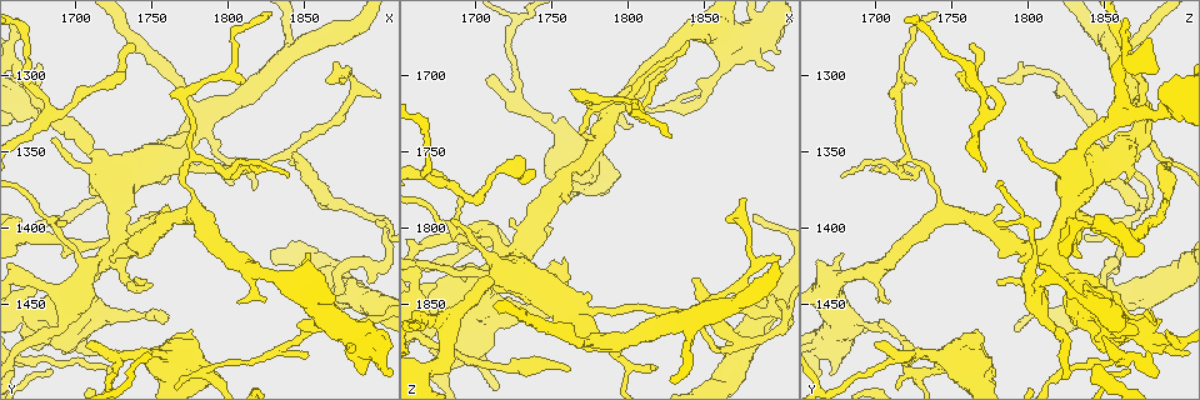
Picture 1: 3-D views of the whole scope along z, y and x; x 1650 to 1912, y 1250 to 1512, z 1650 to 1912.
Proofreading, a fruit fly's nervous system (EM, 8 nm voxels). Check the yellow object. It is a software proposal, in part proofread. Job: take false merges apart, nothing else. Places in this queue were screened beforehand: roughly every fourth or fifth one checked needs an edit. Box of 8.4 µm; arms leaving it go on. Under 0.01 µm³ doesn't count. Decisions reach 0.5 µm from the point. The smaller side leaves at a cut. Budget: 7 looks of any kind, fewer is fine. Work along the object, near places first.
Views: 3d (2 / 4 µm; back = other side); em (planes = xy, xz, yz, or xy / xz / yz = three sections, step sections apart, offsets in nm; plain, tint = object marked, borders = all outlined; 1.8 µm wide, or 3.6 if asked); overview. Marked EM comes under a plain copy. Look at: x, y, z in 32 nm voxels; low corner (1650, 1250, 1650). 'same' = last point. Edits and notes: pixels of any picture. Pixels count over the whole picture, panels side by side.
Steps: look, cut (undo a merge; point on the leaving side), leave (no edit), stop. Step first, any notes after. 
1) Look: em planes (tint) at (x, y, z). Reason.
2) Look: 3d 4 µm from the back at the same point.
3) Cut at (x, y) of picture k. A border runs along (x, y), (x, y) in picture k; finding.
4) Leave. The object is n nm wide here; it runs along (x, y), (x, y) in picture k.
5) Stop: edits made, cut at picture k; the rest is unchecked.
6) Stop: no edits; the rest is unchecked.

Look: em 3.6 µm xy step 4 (tint) at (1890, 1482, 1672). Thick turns thin.

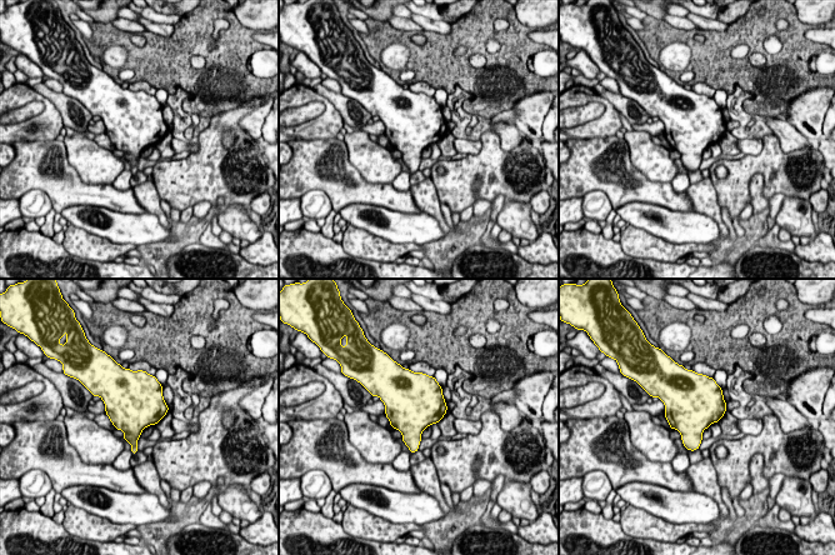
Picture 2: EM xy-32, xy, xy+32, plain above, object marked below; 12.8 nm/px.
Look: em 3.6 µm planes (borders) at the same point.

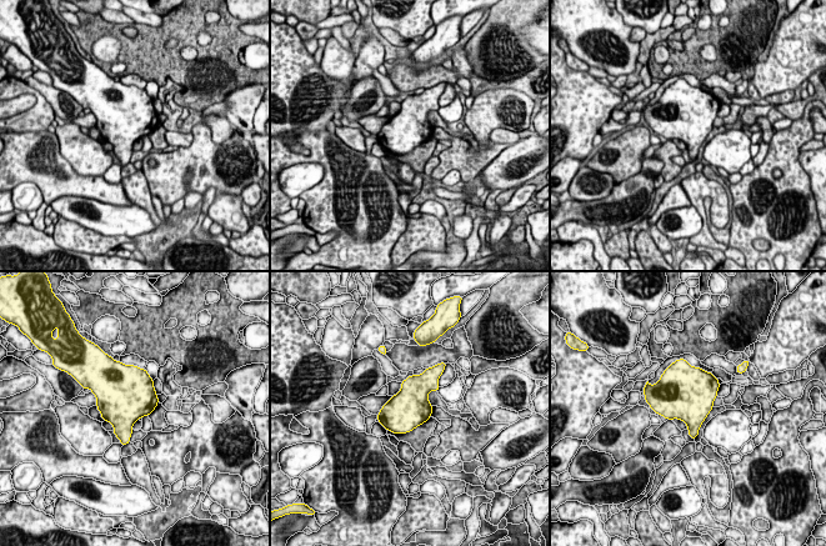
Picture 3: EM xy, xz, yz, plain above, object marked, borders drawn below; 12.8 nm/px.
Leave. The object is 500 nm wide here; continuous, no second cell.

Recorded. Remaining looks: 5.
Look: 3d 2 µm at (1762, 1396, 1760). Thin neck.

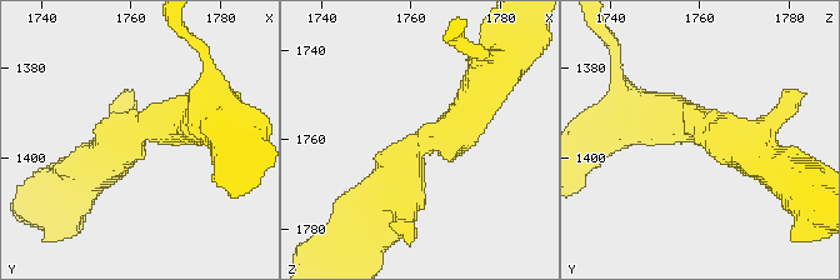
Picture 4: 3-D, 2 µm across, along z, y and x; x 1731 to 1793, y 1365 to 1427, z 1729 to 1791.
Look: em planes (tint) at (1760, 1395, 1762). The arms are 340, 360 nm wide; shape alone is not enough.

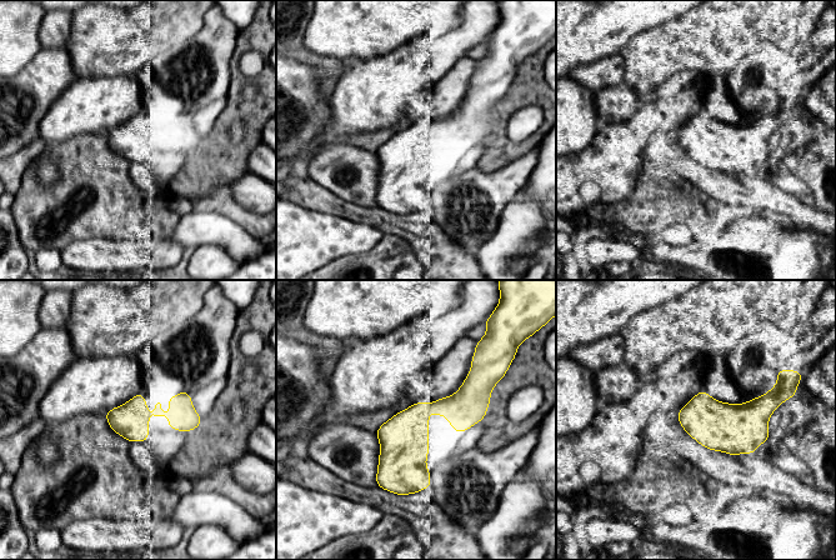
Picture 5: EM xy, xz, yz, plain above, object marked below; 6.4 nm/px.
Leave. It runs along (486, 394), (430, 408), (379, 483) in picture 5; all the same cell.

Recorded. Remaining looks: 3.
Look: 3d 4 µm at (1700, 1438, 1838). Abrupt turn.

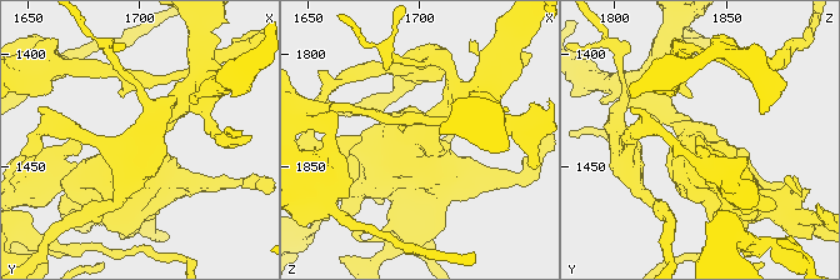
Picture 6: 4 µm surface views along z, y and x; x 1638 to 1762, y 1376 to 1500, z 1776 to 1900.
Look: em planes (tint) at (1700, 1440, 1836). 3 arms meet here; the arms are 260, 440, 600 nm wide; need the tissue.

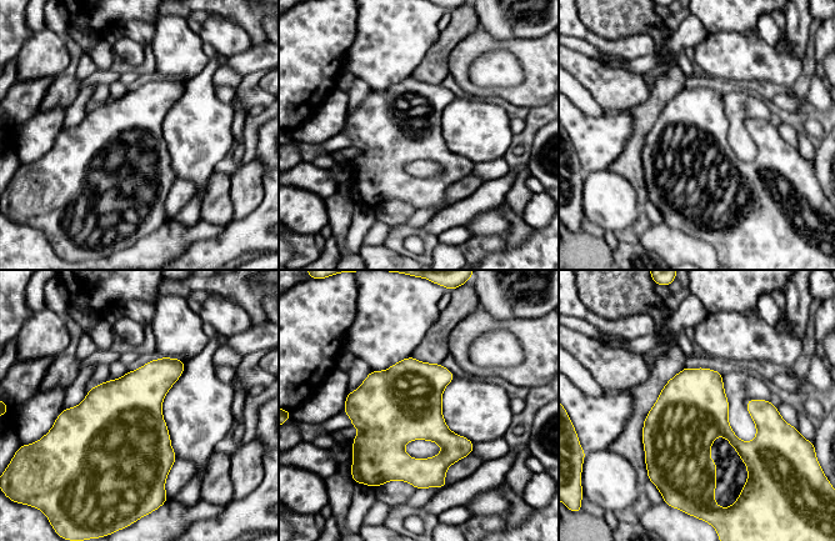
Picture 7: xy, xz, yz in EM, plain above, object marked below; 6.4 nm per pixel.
Leave. The object is 460 nm wide here; one cell here.

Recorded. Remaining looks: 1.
Stop: no edits; the rest is unchecked.

